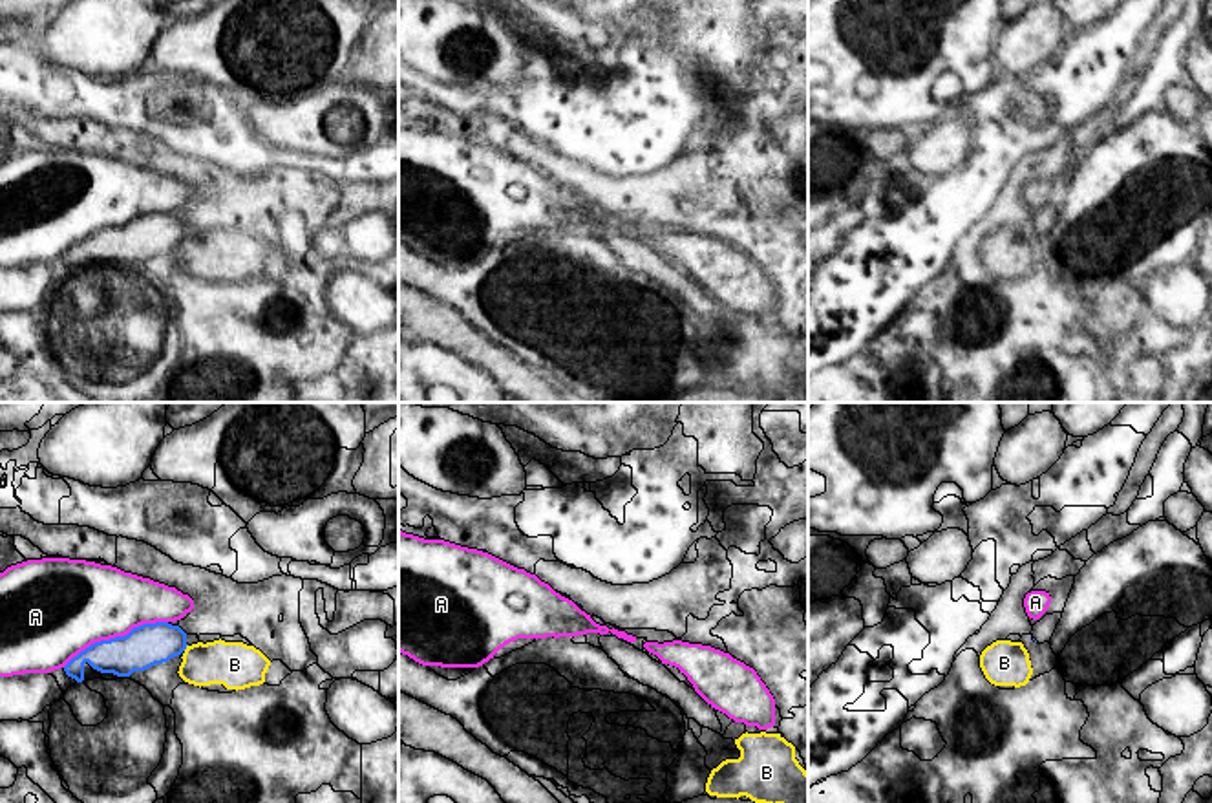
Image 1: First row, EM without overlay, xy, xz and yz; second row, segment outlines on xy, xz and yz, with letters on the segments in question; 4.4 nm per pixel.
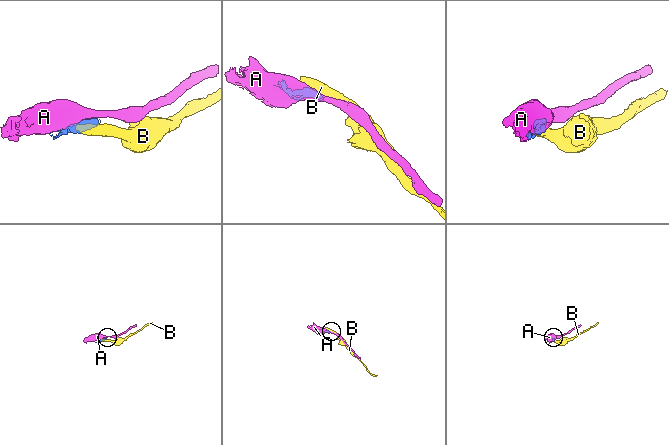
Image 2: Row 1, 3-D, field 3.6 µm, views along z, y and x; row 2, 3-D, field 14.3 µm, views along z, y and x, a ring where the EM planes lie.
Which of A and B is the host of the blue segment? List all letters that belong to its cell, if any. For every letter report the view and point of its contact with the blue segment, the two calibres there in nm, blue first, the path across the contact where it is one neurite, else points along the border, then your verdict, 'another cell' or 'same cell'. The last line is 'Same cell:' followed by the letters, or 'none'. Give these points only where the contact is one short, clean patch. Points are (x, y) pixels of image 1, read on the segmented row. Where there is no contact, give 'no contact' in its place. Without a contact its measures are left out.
A: meets blue in xy at (116, 637); 190 nm thick on the blue side, 400 nm on the other; another cell
B: meets blue in xy at (185, 648); 190 nm thick on the blue side, 200 nm on the other; border along xy (187, 644), (183, 650); another cell
Same cell: none

